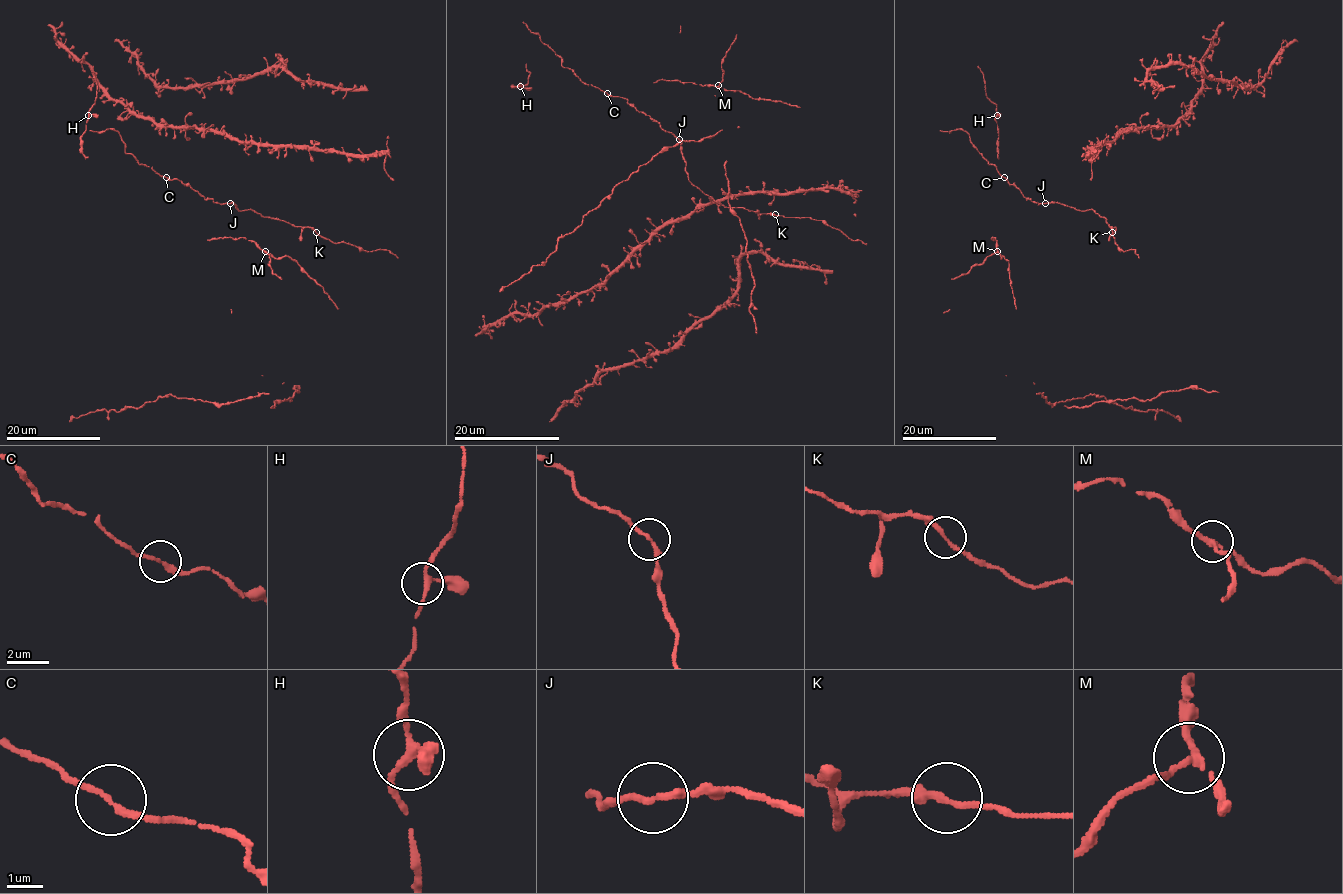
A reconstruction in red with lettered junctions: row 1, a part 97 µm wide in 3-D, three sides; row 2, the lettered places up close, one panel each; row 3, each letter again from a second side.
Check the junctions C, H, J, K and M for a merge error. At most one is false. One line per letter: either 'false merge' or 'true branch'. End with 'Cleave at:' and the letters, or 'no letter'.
C: true branch
H: true branch
J: true branch
K: true branch
M: false merge
Cleave at: M

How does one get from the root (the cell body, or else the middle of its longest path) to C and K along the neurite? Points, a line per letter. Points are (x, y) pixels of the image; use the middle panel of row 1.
C: (676, 138), (625, 99), (607, 94)
K: (676, 138), (680, 142), (688, 179), (701, 191), (725, 207), (775, 215)

